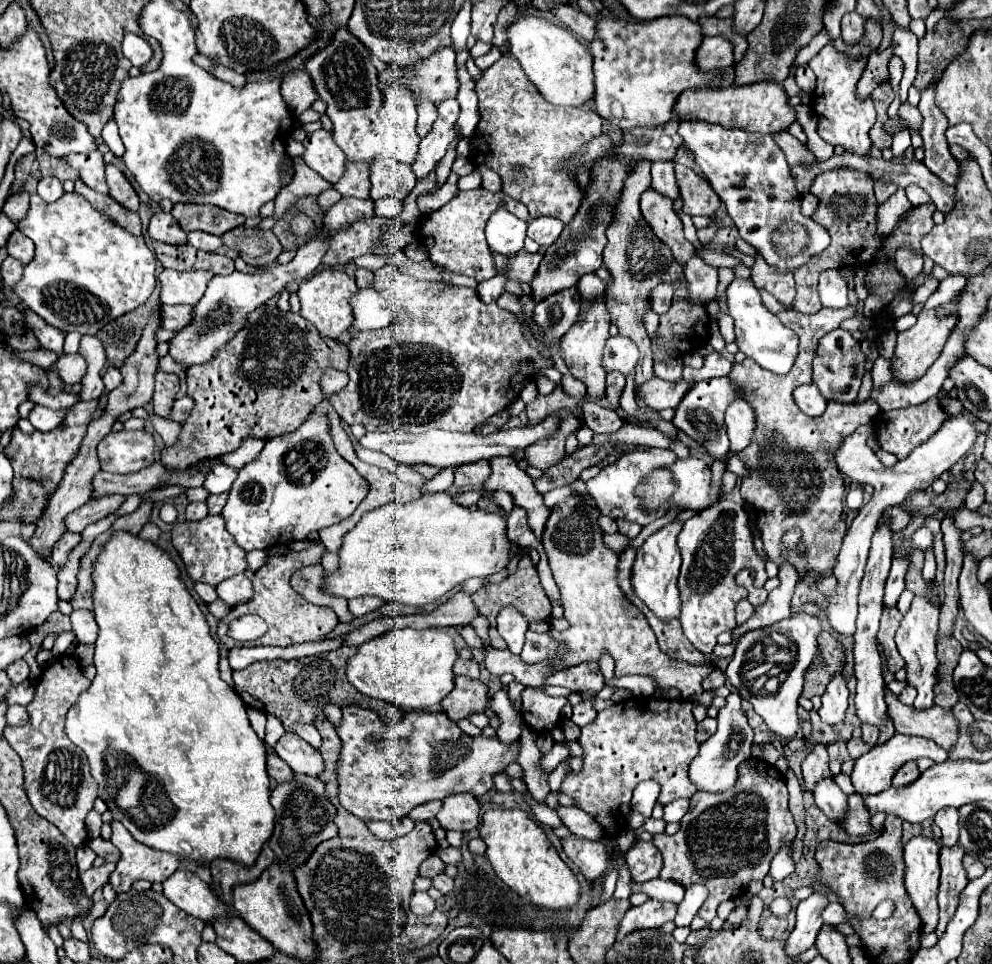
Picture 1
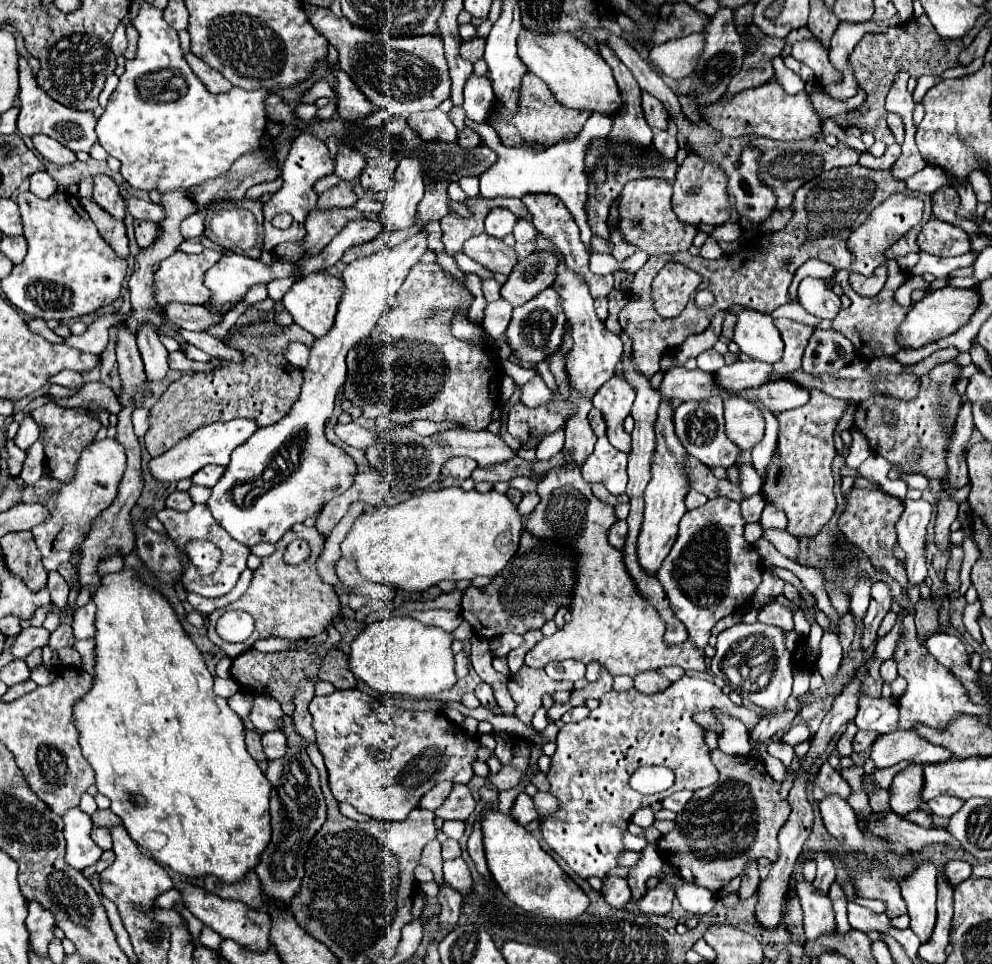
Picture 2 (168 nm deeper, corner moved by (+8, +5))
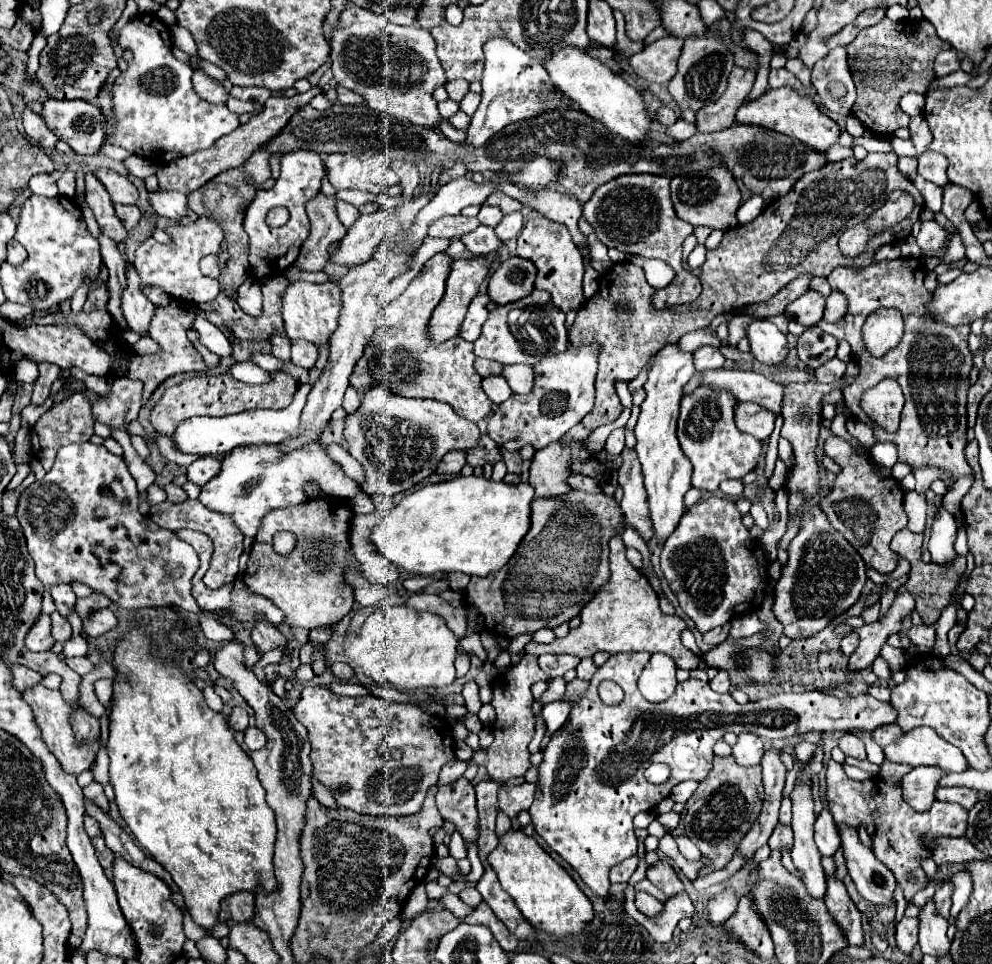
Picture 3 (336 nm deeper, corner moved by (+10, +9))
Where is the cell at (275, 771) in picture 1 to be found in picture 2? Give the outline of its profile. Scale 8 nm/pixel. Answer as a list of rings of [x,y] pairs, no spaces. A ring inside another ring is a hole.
[[[247,729],[245,733],[247,733],[245,743],[247,743],[249,755],[251,755],[255,761],[265,761],[267,757],[263,757],[263,749],[261,749],[261,733],[257,733],[255,729]]]

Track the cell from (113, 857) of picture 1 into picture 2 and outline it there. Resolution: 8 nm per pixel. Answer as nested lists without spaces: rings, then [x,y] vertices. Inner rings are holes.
[[[93,827],[91,837],[93,837],[93,841],[95,841],[101,849],[105,849],[105,851],[111,849],[111,833],[109,833],[107,827]]]

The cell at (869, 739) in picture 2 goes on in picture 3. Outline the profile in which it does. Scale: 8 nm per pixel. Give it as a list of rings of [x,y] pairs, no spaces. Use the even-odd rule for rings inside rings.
[[[895,723],[881,725],[881,727],[877,727],[877,729],[871,731],[871,739],[873,739],[877,745],[881,745],[881,747],[893,743],[893,741],[895,741],[897,737],[901,737],[901,735],[903,735],[903,731],[901,731]]]

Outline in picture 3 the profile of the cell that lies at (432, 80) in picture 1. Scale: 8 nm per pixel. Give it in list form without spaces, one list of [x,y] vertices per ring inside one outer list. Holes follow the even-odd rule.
[[[347,5],[331,31],[331,69],[335,81],[359,93],[371,109],[417,125],[437,125],[439,109],[433,91],[447,83],[429,31],[399,27],[367,9]]]

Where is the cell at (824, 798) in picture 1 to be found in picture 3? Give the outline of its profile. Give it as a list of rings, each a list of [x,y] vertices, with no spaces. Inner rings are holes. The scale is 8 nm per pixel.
[[[837,825],[837,829],[847,871],[861,897],[875,905],[889,905],[895,889],[893,873],[881,861],[877,861],[869,847],[861,843],[855,829],[849,829],[849,825]]]

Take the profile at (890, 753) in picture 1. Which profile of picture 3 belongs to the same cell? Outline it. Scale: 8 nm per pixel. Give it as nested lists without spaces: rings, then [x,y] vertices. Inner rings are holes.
[[[917,727],[903,733],[901,739],[885,747],[883,753],[885,759],[909,767],[933,765],[943,771],[957,771],[957,773],[967,769],[963,753],[955,745],[941,741],[941,737],[929,727]]]

